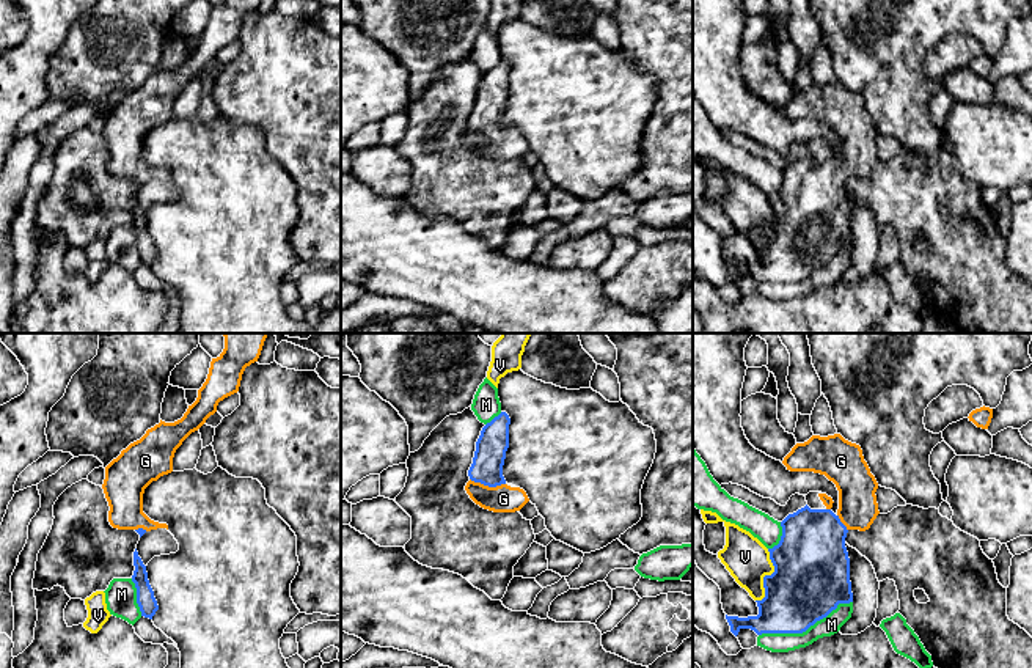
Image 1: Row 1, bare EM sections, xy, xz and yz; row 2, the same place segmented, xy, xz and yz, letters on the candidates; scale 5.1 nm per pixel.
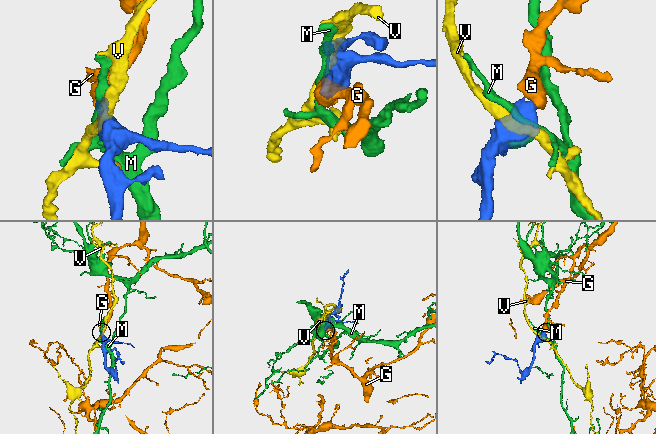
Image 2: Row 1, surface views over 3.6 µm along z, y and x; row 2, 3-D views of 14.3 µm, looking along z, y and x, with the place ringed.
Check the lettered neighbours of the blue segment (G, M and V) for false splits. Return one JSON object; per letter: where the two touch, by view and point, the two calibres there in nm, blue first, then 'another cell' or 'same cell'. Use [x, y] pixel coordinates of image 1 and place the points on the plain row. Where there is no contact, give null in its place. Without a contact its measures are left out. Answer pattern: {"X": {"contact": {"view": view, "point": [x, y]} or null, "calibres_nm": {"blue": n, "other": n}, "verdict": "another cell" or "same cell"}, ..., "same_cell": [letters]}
{"G": {"contact": {"view": "xz", "point": [487, 132]}, "calibres_nm": {"blue": 160, "other": 140}, "verdict": "same cell"}, "M": {"contact": {"view": "yz", "point": [805, 278]}, "calibres_nm": {"blue": 380, "other": 100}, "verdict": "another cell"}, "V": {"contact": {"view": "yz", "point": [765, 223]}, "calibres_nm": {"blue": 380, "other": 220}, "verdict": "another cell"}, "same_cell": ["G"]}

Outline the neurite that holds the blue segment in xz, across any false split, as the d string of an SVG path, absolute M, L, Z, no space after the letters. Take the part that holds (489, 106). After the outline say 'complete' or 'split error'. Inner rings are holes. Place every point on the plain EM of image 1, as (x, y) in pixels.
M501 60L482 75L465 134L476 152L493 160L515 160L529 149L523 137L507 134L503 124L509 72L509 63Z; split error

